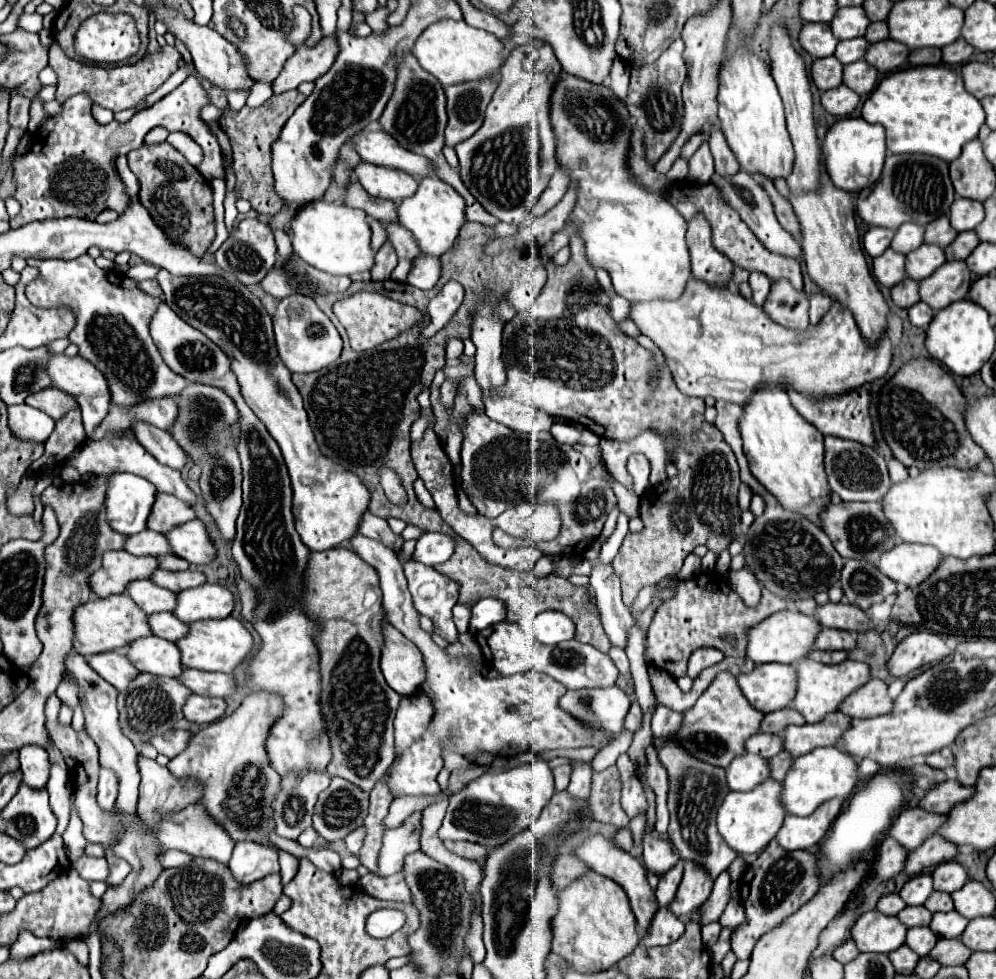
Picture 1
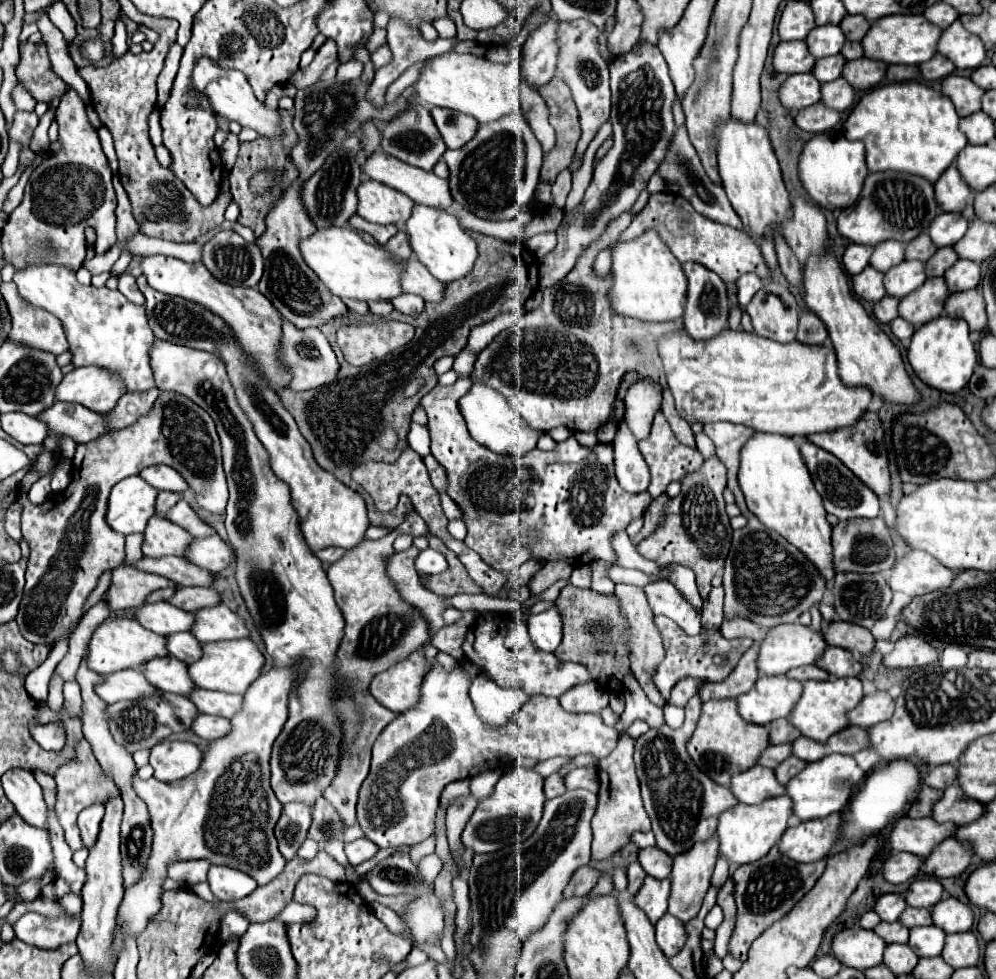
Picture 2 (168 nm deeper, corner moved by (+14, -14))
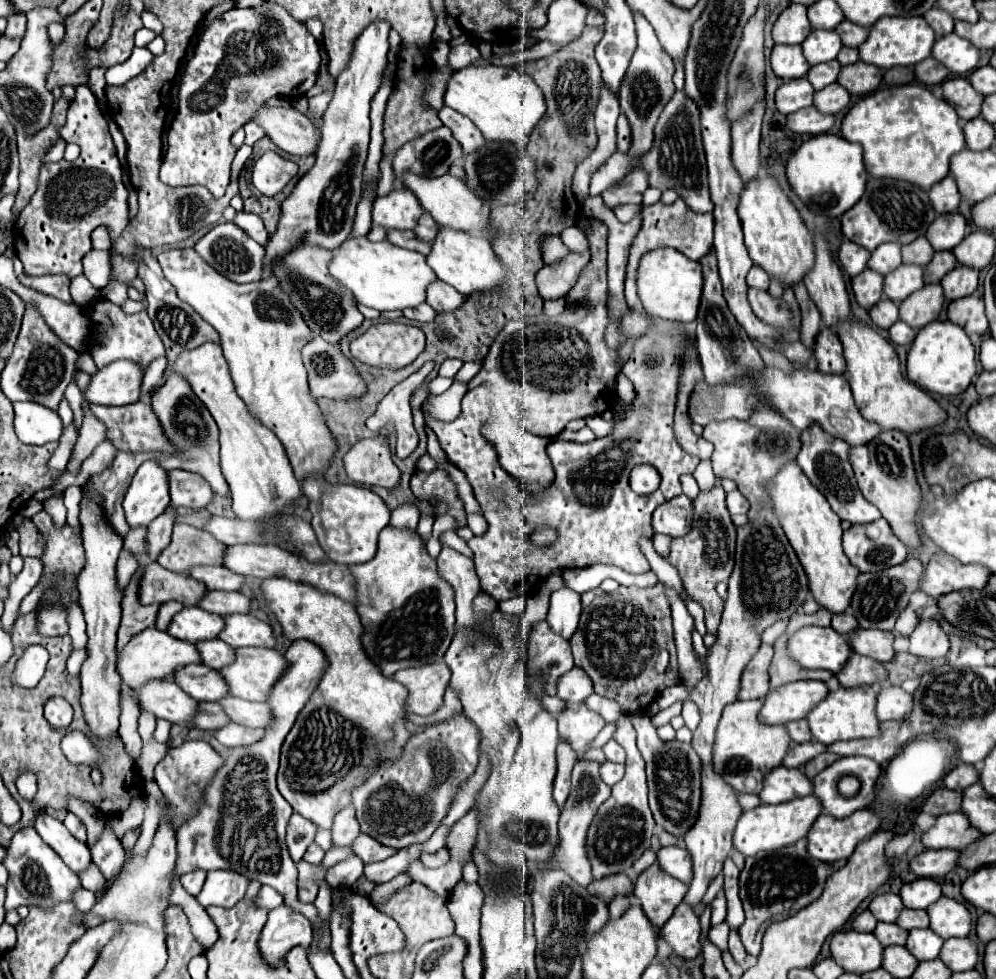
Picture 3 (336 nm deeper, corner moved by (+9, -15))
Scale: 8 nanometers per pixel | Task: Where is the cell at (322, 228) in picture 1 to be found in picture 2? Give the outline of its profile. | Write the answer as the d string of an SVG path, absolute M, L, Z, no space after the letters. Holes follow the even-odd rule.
M353 227L317 229L307 239L299 241L301 257L321 283L337 297L359 301L391 301L401 293L399 273L403 261L391 261L381 245L369 245Z

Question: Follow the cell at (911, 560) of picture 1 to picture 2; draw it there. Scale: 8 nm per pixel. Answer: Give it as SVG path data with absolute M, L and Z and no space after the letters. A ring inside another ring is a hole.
M911 551L895 561L887 577L887 585L891 591L901 591L909 597L917 597L949 585L953 575L955 573L951 569L943 567L929 553Z

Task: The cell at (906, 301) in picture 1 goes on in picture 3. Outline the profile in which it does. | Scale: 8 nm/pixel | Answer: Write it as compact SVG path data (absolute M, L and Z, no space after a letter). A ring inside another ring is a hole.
M882 298L878 304L874 304L874 308L870 308L870 318L878 328L888 330L898 320L898 306L892 300Z

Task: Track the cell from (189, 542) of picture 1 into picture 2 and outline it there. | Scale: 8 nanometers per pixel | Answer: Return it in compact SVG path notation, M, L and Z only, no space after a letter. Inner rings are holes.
M211 535L205 539L193 539L193 543L185 549L185 559L189 563L201 569L207 569L213 575L221 573L231 561L231 557L233 553L217 535Z

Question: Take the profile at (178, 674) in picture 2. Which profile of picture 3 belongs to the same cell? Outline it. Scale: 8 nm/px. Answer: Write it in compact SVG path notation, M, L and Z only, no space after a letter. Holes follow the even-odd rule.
M190 664L176 670L174 682L198 702L218 702L228 696L228 684L222 674L204 664Z

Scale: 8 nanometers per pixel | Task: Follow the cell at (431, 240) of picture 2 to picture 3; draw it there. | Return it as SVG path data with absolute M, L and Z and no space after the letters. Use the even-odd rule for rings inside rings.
M440 228L438 236L434 238L432 252L428 254L428 264L442 282L456 288L462 296L470 296L474 292L484 290L496 290L498 286L508 282L508 272L494 254L490 240L472 232Z

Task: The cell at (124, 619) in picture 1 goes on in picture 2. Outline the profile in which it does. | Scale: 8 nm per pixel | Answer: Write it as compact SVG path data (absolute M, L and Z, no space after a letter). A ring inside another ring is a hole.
M109 615L101 625L95 627L91 641L89 641L85 661L91 671L95 671L99 675L107 675L109 671L137 667L153 657L163 657L163 655L165 655L165 641L161 635L143 629L135 619Z

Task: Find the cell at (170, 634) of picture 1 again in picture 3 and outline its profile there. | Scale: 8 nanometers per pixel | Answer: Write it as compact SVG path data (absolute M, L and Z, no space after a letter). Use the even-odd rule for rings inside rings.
M206 640L206 642L198 642L198 652L202 656L202 662L214 670L222 670L224 666L234 662L234 648L230 648L226 642L222 640Z

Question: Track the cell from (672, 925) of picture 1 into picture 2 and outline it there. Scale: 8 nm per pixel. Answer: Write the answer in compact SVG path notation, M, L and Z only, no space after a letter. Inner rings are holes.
M663 915L657 923L655 923L655 939L657 945L661 947L661 951L665 953L665 957L673 957L677 955L677 951L681 951L681 947L685 945L685 929L681 925L679 919L673 919L673 915Z

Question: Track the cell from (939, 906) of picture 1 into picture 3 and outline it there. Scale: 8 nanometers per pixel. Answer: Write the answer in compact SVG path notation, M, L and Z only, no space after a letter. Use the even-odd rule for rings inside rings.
M904 908L896 920L896 924L904 930L912 930L912 928L928 928L928 914L926 910L910 910Z

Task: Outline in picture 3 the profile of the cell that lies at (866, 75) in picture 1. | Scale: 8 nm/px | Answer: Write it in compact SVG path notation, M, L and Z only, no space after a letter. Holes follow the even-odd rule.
M836 82L814 94L814 106L822 114L838 114L848 106L848 102L850 102L850 94Z

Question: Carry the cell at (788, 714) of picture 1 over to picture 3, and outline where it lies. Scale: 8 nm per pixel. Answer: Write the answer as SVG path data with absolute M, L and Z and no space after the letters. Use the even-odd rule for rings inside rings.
M808 720L790 722L790 724L786 724L786 730L790 732L790 738L794 742L808 742L808 740L812 740L812 732L808 728Z

